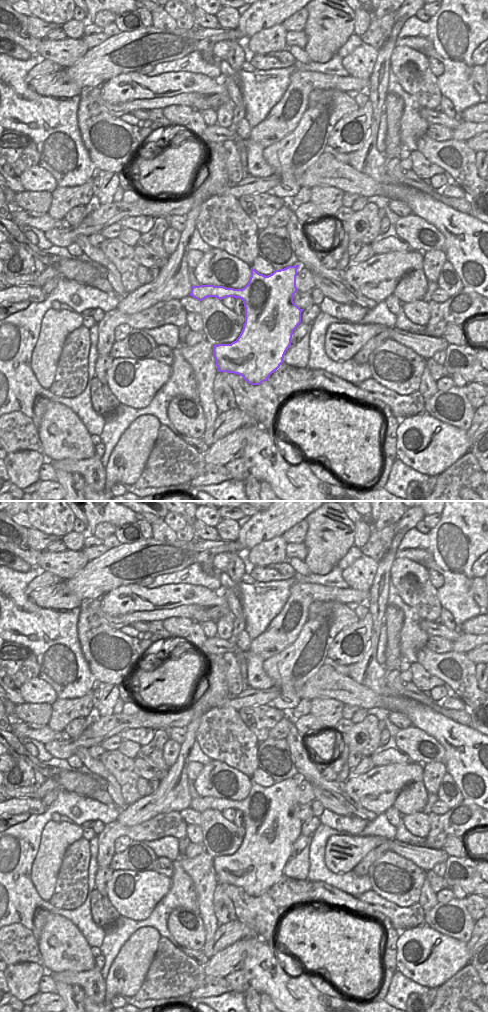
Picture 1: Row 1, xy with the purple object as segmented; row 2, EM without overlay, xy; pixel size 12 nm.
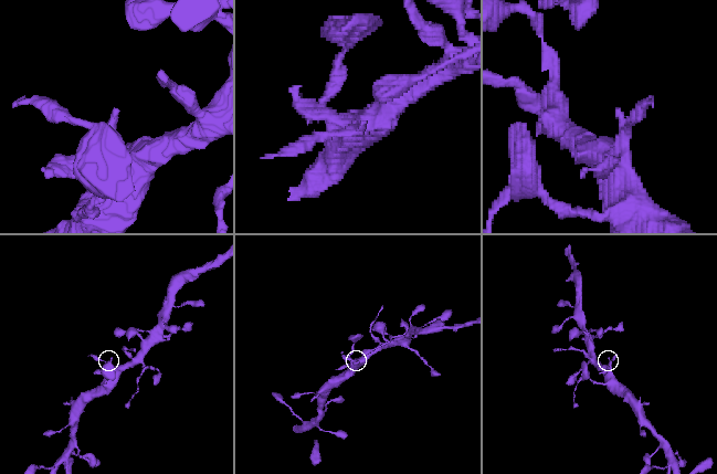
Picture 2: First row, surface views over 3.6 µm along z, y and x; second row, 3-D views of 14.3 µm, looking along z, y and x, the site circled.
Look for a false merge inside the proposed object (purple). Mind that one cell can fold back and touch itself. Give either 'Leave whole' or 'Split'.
Leave whole.

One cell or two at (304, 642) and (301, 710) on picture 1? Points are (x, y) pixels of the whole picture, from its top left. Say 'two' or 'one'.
two

